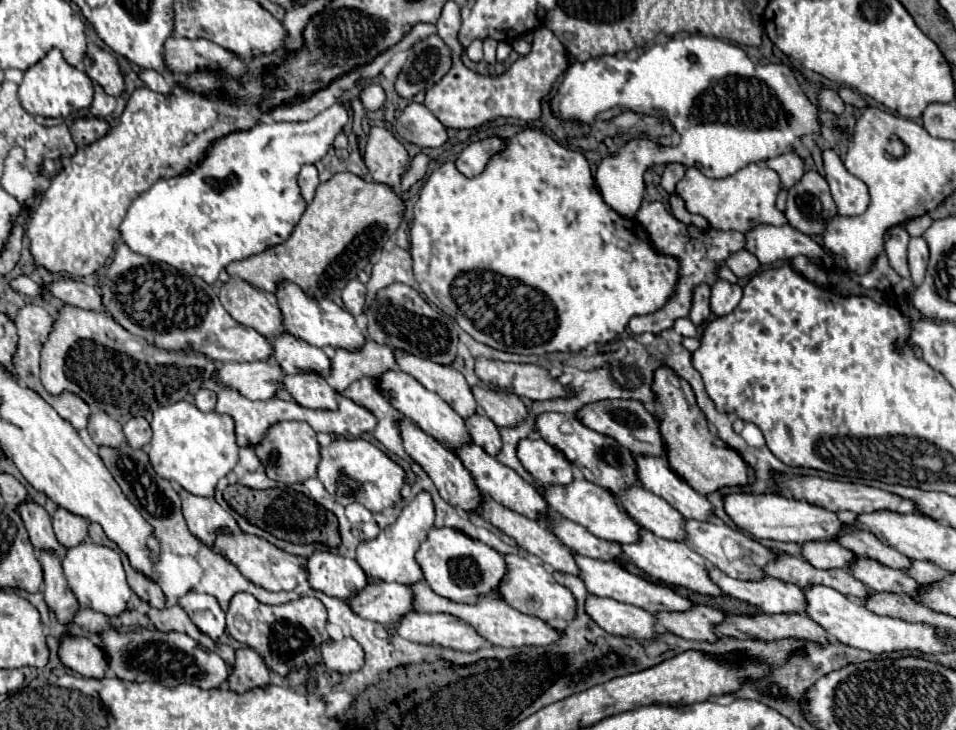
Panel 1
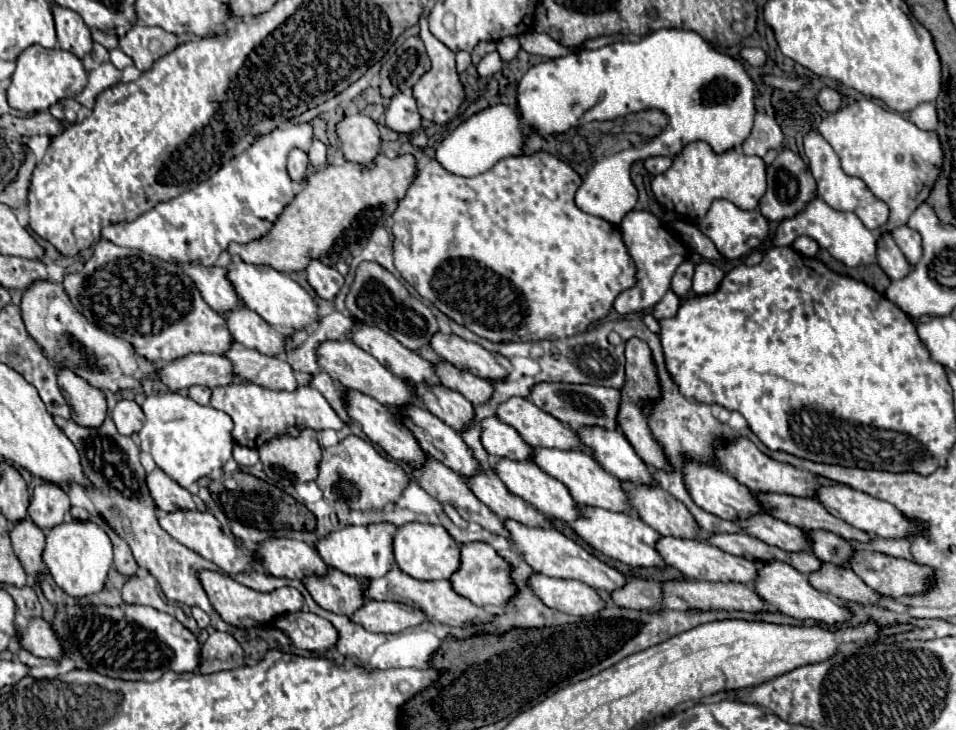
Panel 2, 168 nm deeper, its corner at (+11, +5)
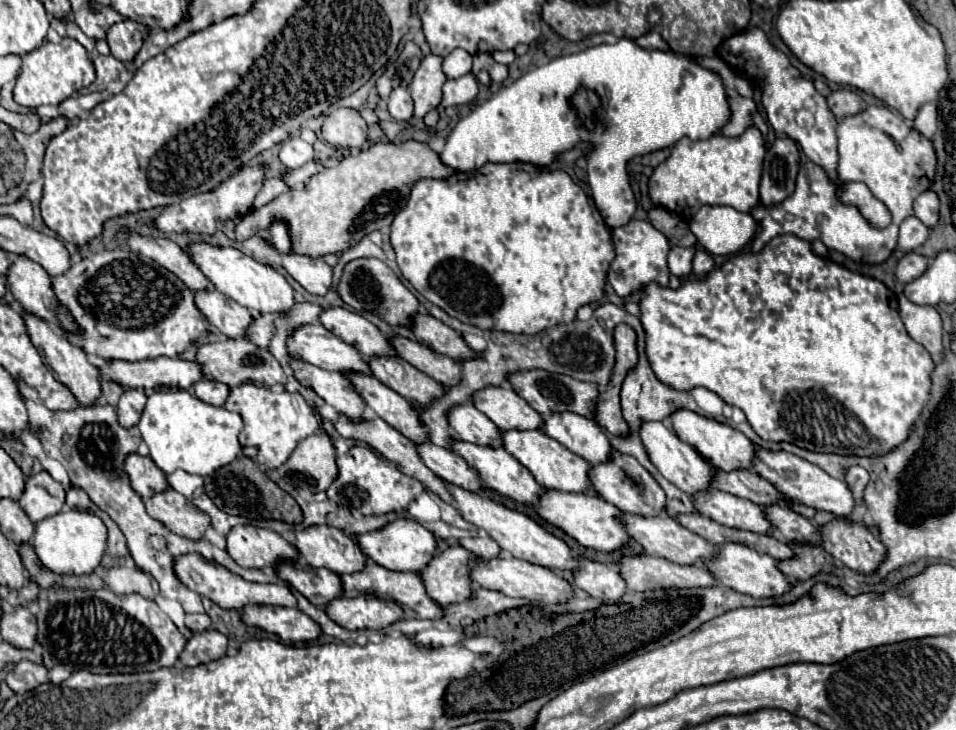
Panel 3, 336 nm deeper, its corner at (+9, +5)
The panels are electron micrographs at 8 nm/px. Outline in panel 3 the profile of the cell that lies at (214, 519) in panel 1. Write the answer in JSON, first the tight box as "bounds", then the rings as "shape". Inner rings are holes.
{"bounds":[124,453,168,499],"shape":[[[132,453],[124,461],[124,469],[126,469],[128,477],[130,477],[132,489],[142,499],[148,499],[154,493],[160,493],[160,491],[168,489],[164,473],[154,465],[154,461],[150,457],[140,457],[140,455]]]}

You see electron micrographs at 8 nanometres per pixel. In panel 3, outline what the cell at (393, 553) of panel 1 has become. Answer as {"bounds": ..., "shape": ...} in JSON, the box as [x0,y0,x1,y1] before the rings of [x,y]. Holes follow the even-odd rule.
{"bounds":[294,525,366,575],"shape":[[[312,525],[302,531],[294,531],[302,561],[312,567],[326,567],[338,575],[364,569],[366,555],[360,551],[354,537],[344,535],[330,525]]]}

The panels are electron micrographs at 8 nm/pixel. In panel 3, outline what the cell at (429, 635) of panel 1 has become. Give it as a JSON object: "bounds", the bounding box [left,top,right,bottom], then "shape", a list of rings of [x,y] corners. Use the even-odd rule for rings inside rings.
{"bounds":[324,595,404,629],"shape":[[[362,595],[362,597],[354,597],[354,599],[336,597],[324,607],[324,611],[332,621],[336,621],[338,625],[342,625],[346,629],[384,629],[384,627],[392,625],[394,621],[404,619],[400,605],[394,605],[394,601],[382,601],[374,595]]]}

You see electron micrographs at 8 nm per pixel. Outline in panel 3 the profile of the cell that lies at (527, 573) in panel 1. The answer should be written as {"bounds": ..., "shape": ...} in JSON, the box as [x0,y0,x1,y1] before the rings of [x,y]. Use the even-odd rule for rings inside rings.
{"bounds":[420,545,474,605],"shape":[[[460,545],[432,557],[430,565],[422,569],[420,577],[426,585],[426,595],[438,605],[450,605],[470,599],[470,565],[474,555]]]}

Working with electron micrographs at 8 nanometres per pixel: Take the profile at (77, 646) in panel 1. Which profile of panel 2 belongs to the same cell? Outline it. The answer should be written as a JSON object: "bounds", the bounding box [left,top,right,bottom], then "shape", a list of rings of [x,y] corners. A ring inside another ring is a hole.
{"bounds":[20,617,64,661],"shape":[[[42,617],[32,619],[30,625],[20,633],[22,633],[24,649],[28,649],[32,655],[42,659],[54,659],[54,661],[64,659],[64,647],[60,645],[60,637],[56,637],[52,625]]]}

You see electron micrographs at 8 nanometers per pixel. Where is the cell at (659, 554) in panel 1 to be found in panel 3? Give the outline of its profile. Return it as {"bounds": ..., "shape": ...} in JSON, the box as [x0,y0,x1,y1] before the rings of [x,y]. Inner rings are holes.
{"bounds":[534,489,630,551],"shape":[[[544,489],[538,495],[538,503],[534,505],[534,511],[548,523],[556,525],[570,537],[574,537],[580,545],[600,549],[600,551],[614,551],[622,547],[630,537],[624,531],[622,523],[618,521],[620,511],[604,501],[598,495],[588,495],[588,493],[562,493],[556,489]]]}

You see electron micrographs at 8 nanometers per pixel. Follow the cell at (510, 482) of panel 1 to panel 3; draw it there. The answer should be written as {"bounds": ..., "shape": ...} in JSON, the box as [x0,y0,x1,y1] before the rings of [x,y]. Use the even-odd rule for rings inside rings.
{"bounds":[342,373,428,443],"shape":[[[342,373],[350,379],[354,389],[360,393],[364,403],[382,417],[388,425],[398,429],[404,437],[424,443],[428,441],[426,427],[418,421],[418,411],[410,407],[408,399],[392,391],[390,387],[382,385],[378,379],[366,375],[366,373]]]}

